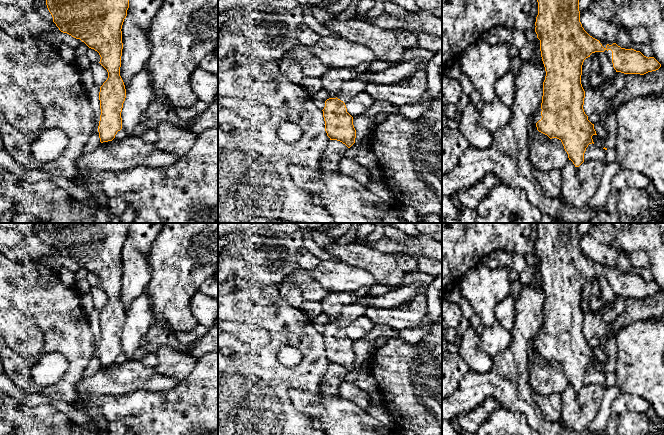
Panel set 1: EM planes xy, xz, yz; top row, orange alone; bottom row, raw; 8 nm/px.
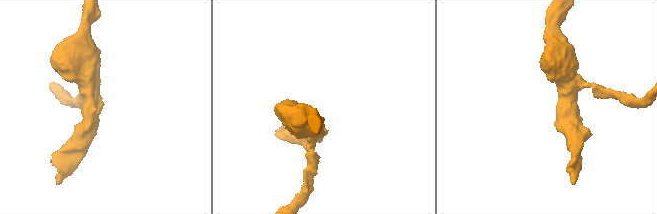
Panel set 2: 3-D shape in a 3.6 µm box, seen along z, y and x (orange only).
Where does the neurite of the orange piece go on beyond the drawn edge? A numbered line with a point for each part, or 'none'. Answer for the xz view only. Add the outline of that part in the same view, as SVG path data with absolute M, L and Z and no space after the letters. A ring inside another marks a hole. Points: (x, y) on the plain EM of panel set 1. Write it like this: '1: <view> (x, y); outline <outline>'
1: xz (403, 295); outline M415 281L378 297L365 296L362 301L344 307L337 322L346 327L355 318L365 315L368 307L395 308L408 304L419 295L425 296L428 286Z

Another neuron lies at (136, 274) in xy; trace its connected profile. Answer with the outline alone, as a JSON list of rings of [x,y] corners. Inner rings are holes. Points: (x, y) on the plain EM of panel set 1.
[[[127,238],[122,249],[120,300],[126,310],[146,289],[151,276],[148,255],[140,253]]]

